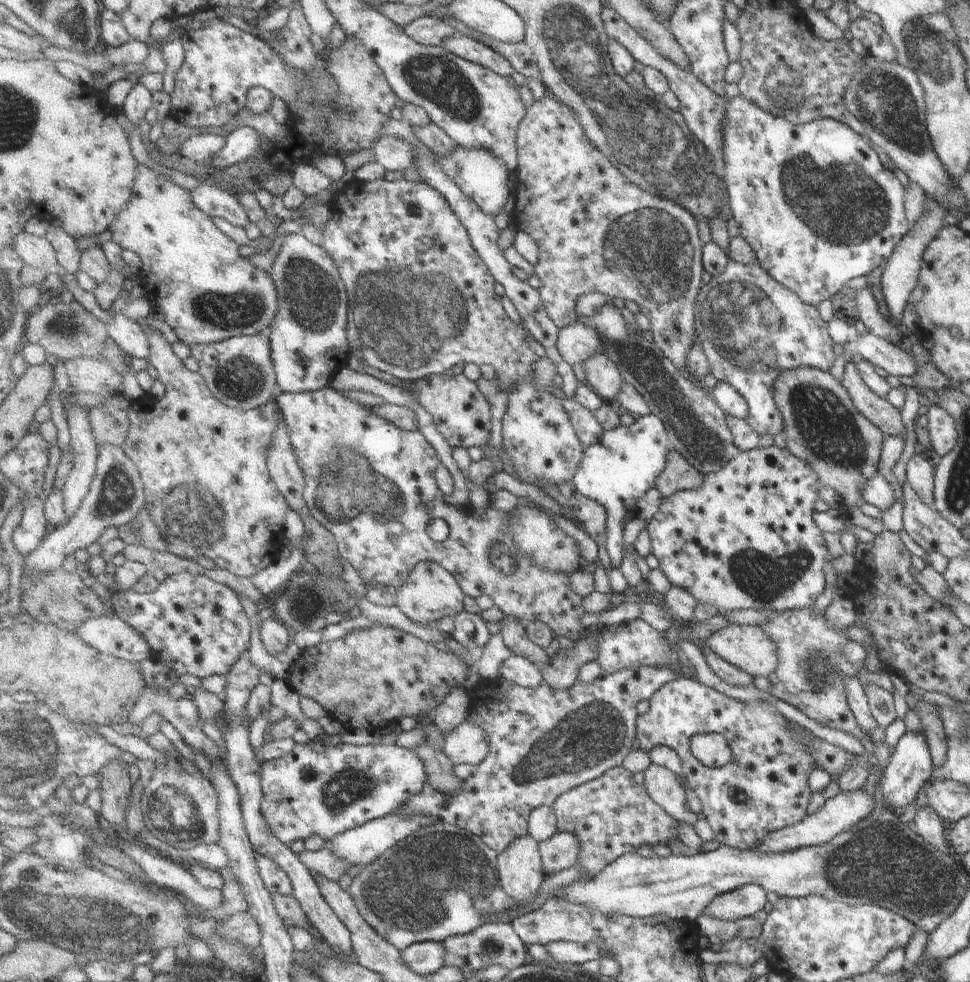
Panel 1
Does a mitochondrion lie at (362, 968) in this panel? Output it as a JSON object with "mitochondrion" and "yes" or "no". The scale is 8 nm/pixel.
{"mitochondrion":"no"}

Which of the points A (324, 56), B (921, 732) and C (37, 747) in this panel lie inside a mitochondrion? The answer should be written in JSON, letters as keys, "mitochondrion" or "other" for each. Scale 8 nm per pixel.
{"A":"other","B":"other","C":"mitochondrion"}

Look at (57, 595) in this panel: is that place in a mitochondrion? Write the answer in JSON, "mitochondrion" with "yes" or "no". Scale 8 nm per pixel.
{"mitochondrion":"yes"}

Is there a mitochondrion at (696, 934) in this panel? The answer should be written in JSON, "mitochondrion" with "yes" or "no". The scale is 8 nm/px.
{"mitochondrion":"no"}

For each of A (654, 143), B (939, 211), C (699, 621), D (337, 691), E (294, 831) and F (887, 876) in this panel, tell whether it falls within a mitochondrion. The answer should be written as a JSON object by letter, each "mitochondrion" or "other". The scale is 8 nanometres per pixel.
{"A":"mitochondrion","B":"other","C":"other","D":"other","E":"other","F":"mitochondrion"}

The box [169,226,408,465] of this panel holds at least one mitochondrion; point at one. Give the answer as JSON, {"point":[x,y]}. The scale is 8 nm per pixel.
{"point":[314,304]}

